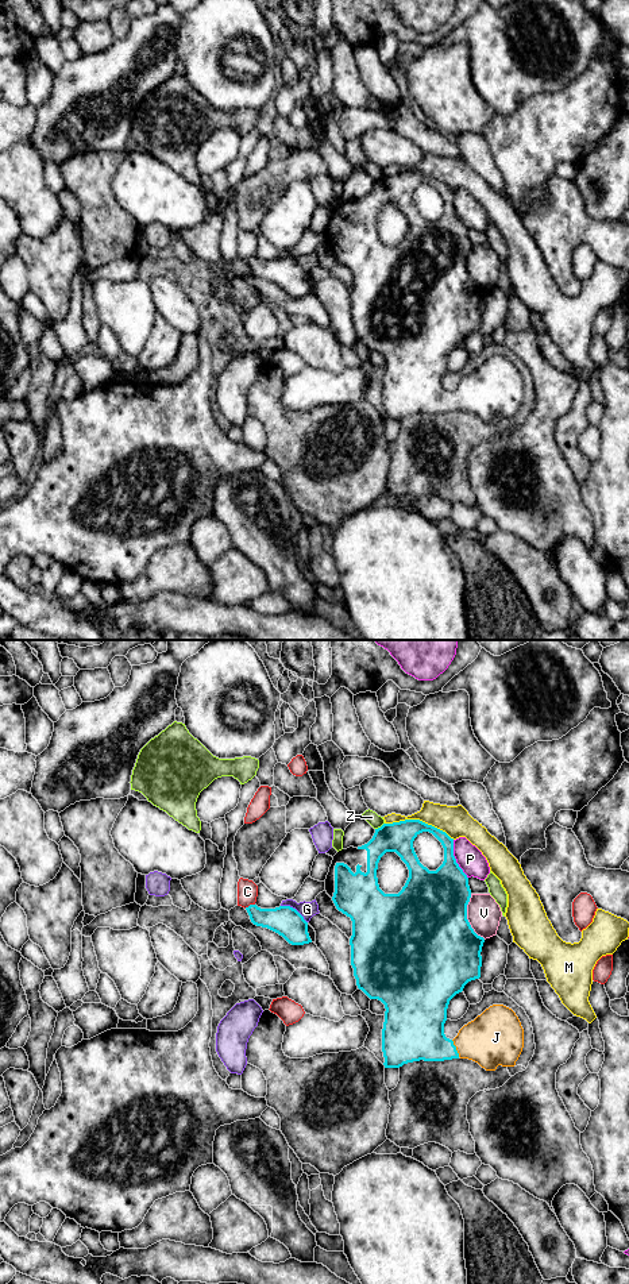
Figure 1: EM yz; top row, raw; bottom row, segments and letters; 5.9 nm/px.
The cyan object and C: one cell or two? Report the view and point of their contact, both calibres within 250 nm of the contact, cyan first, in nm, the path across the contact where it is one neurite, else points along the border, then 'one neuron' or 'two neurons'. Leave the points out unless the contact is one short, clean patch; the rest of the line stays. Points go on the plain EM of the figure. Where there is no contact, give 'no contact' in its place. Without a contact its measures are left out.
contact yz (250, 257); calibres 180 and 130 nm; two neurons

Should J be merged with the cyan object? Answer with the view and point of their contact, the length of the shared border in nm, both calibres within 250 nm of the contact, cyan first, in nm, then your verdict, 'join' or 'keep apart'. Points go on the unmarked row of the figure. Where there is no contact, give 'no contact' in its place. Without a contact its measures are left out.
yz (455, 400) | 120 nm | 320/340 nm | join

